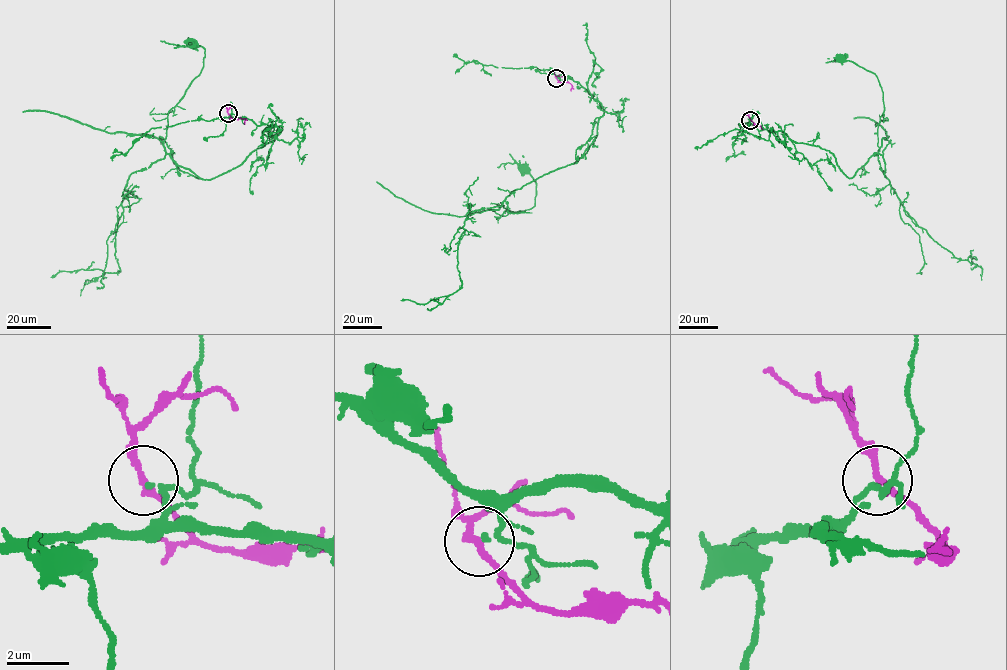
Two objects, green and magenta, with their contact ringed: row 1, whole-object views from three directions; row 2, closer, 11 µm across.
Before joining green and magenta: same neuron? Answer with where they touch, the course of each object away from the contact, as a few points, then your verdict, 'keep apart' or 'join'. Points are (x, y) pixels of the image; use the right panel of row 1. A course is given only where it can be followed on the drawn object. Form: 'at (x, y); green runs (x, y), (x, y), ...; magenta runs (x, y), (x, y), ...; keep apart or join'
at (750, 120); green runs (750, 120), (830, 152), (848, 178), (877, 155), (915, 223), (972, 264); magenta runs (750, 120), (763, 129); join

